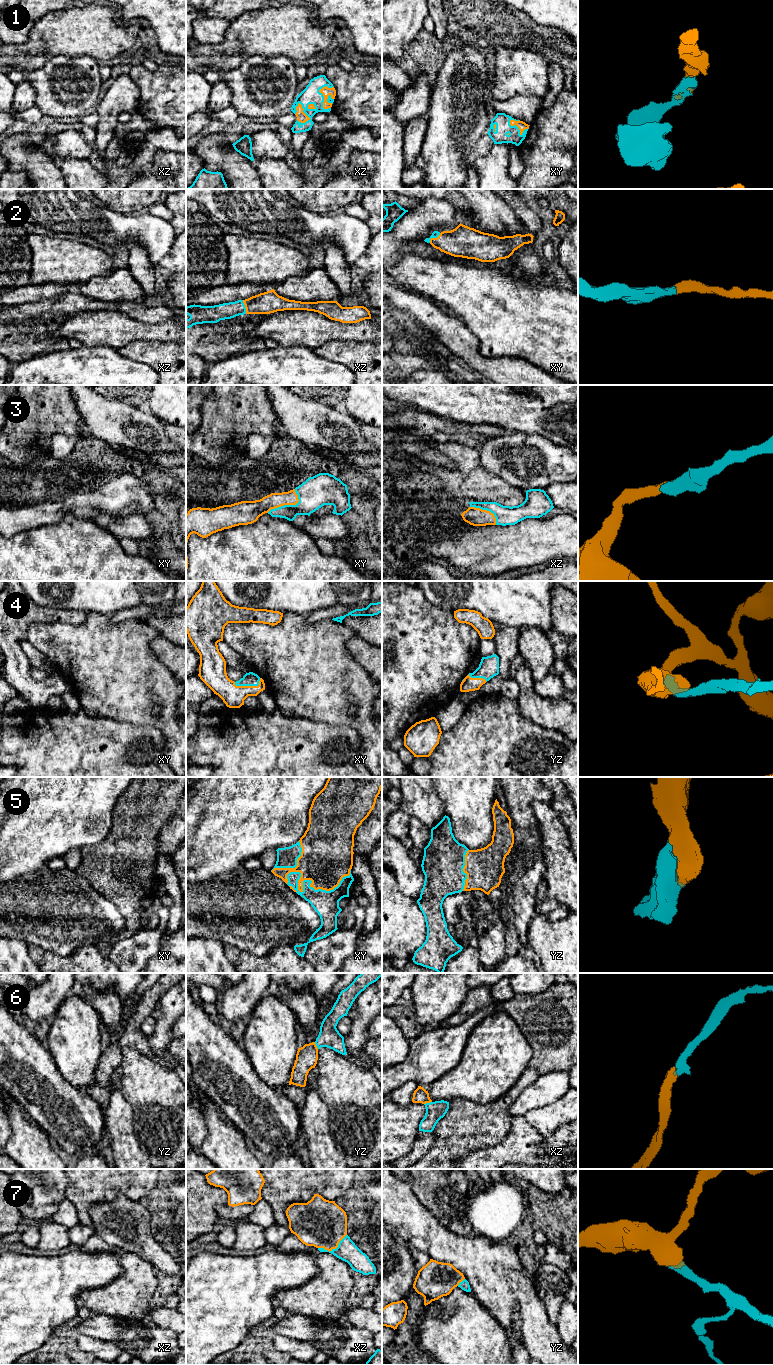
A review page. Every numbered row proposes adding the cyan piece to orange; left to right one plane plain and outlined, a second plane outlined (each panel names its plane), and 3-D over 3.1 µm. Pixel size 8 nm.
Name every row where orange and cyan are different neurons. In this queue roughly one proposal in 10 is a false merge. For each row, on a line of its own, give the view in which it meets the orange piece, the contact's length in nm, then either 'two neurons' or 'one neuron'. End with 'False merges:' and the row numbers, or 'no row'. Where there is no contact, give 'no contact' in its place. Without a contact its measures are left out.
1: meets orange in xz; contact 200 nm long; one neuron
2: meets orange in xy; contact 120 nm long; one neuron
3: meets orange in xy; contact 300 nm long; one neuron
4: meets orange in xy; contact 220 nm long; one neuron
5: meets orange in xy; contact 550 nm long; one neuron
6: meets orange in xz; contact 70 nm long; one neuron
7: meets orange in xz; contact 260 nm long; one neuron
False merges: no row

